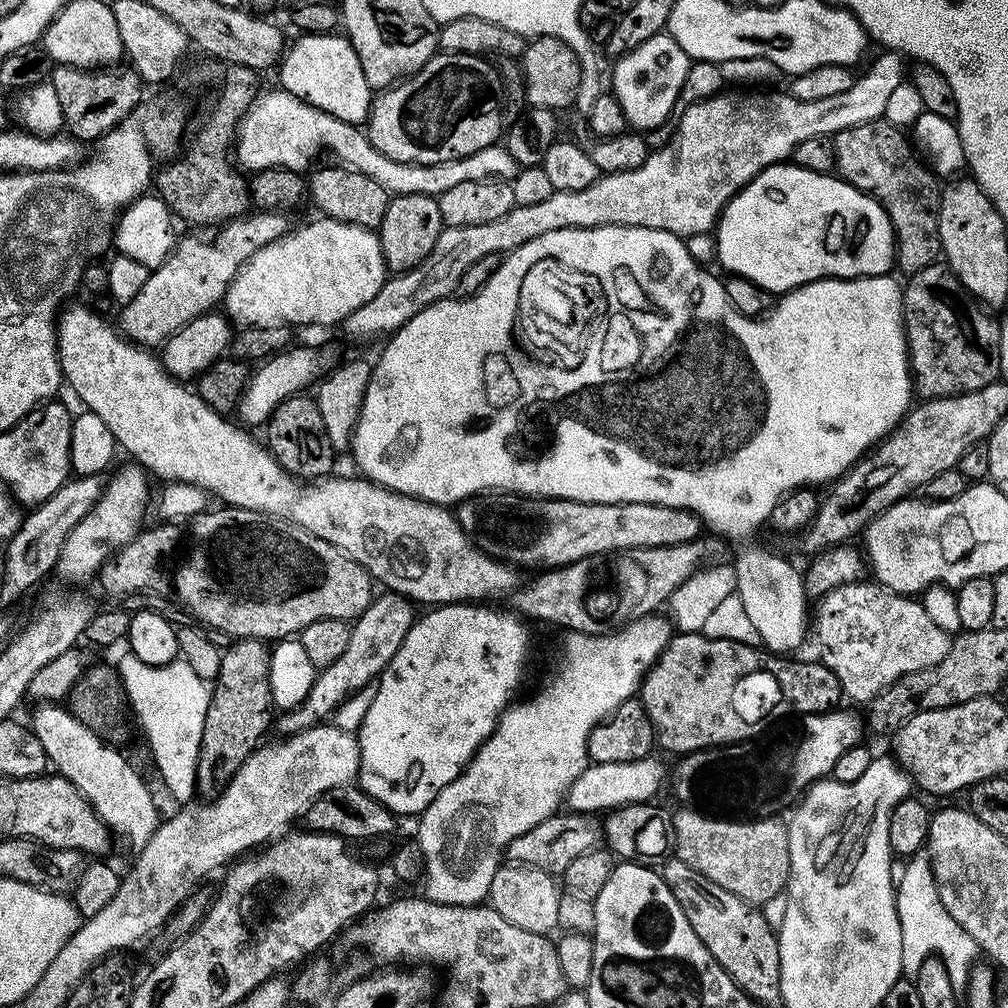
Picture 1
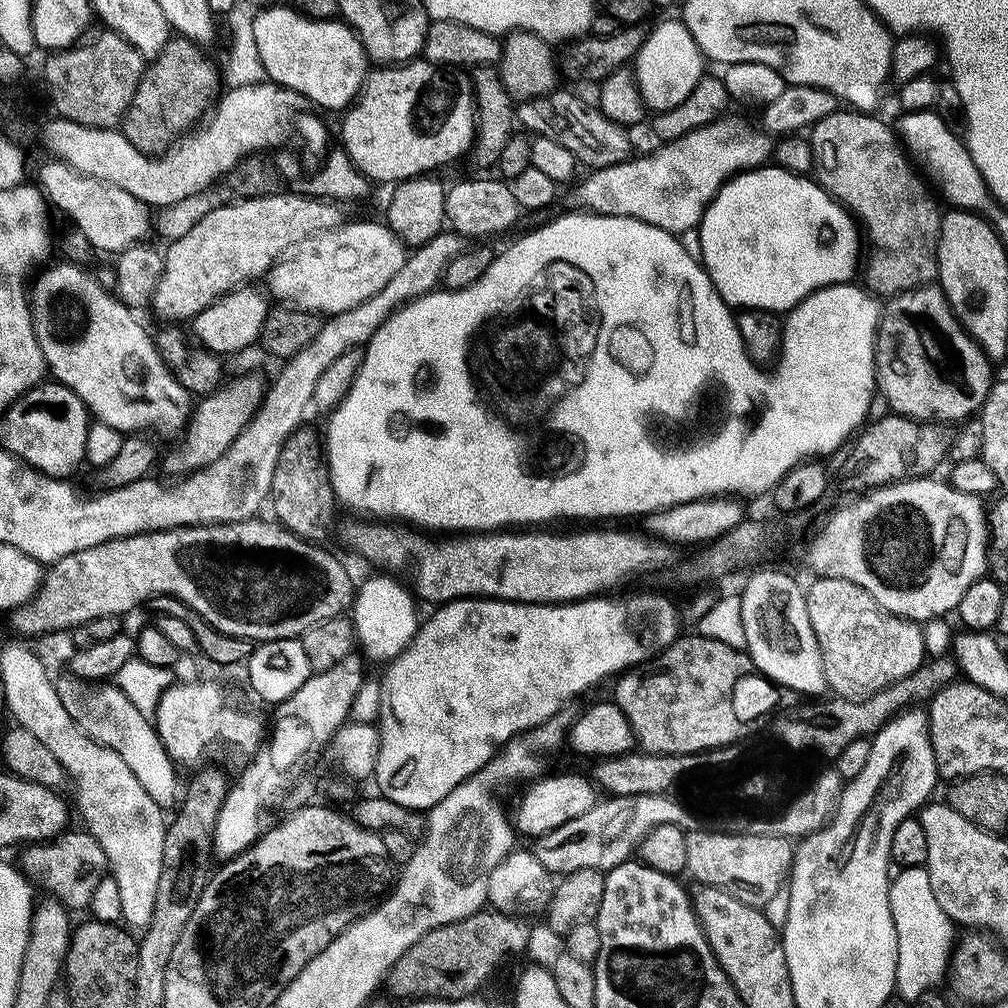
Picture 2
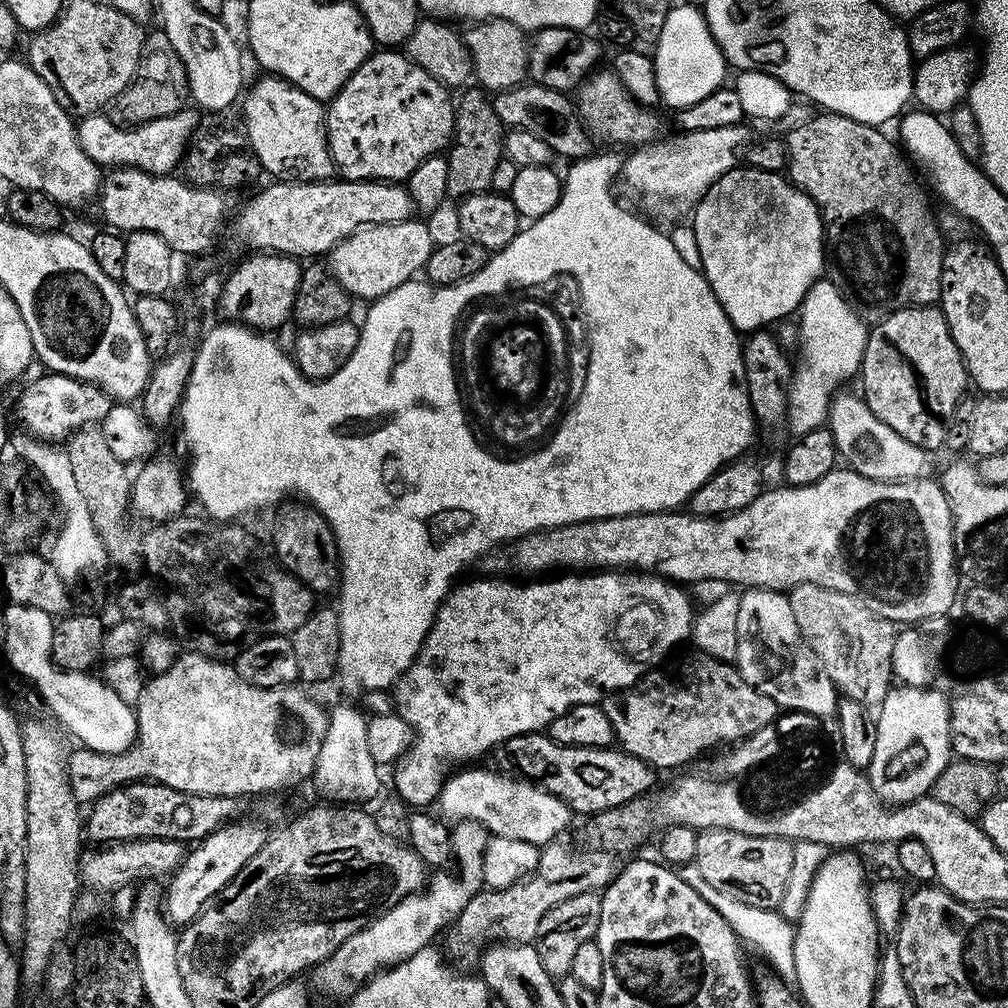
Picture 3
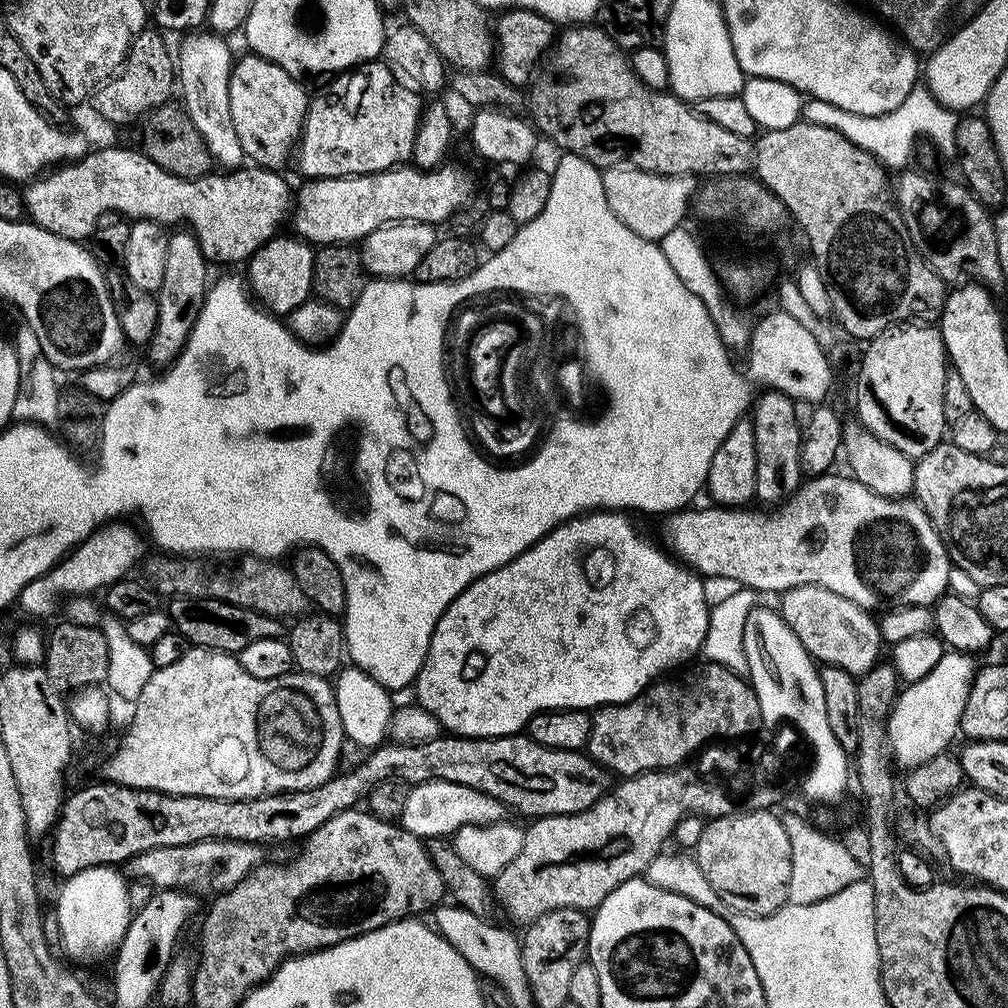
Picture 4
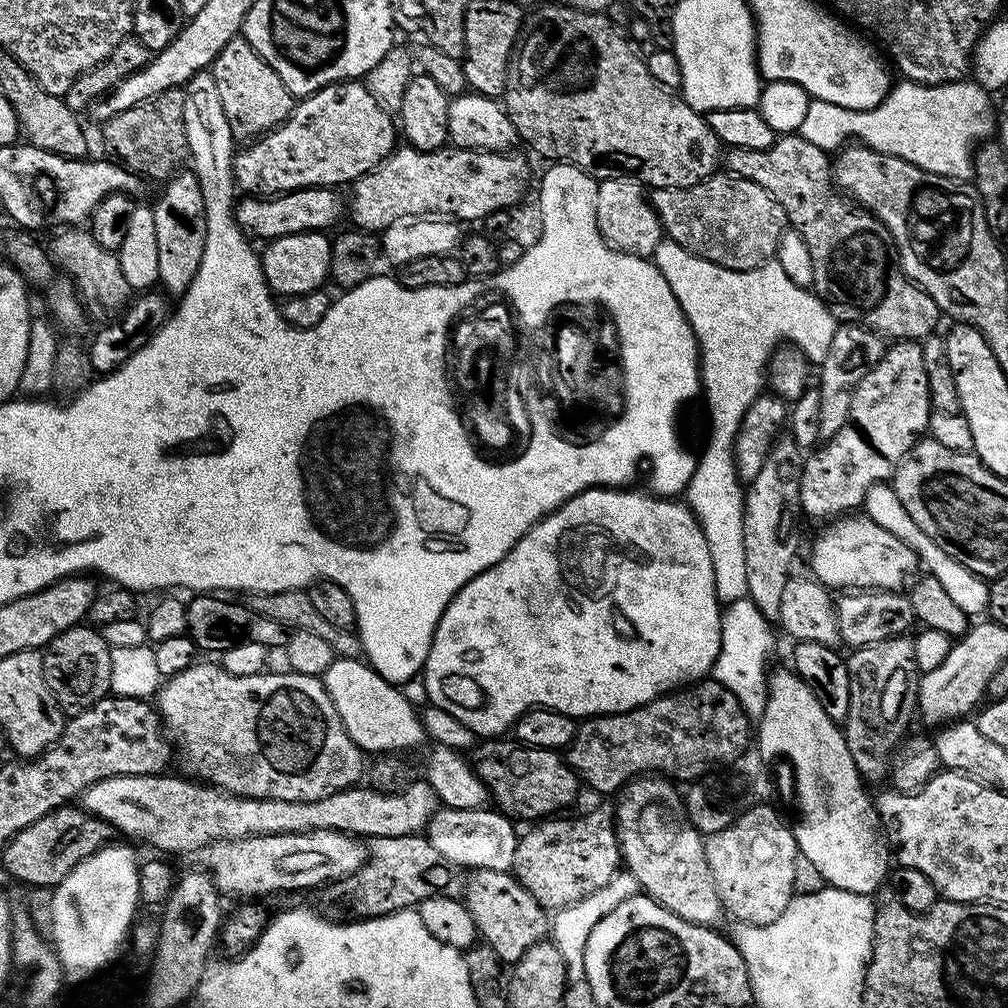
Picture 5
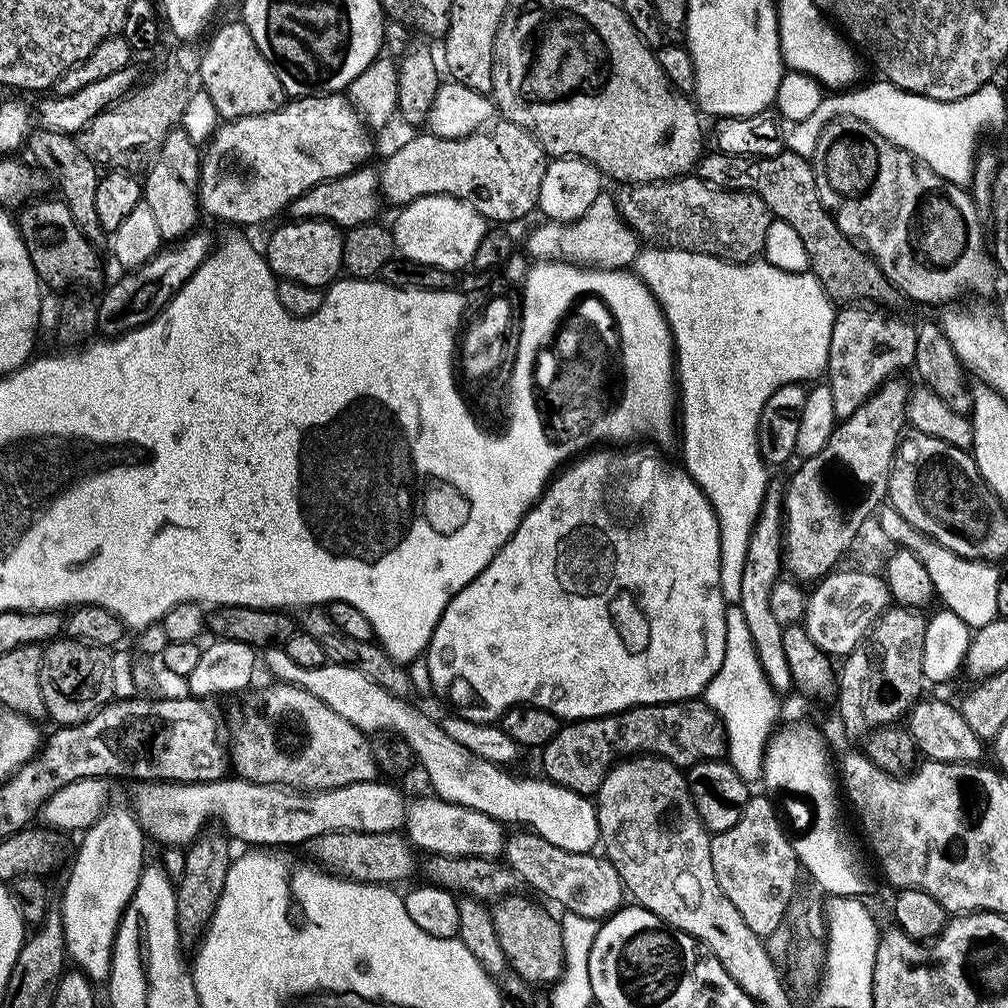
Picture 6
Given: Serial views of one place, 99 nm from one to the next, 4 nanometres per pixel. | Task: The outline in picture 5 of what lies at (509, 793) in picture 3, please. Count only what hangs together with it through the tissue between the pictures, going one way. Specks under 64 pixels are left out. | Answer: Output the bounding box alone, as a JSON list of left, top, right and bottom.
[82,775,438,854]

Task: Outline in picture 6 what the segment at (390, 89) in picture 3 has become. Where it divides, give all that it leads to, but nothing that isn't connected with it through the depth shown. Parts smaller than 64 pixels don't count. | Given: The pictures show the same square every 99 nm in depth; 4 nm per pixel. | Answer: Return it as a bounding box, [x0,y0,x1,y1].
[199,94,374,226]

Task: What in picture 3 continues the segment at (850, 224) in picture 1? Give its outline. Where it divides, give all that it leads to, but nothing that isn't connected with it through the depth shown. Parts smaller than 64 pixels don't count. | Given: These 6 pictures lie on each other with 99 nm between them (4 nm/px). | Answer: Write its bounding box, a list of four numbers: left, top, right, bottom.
[690,166,822,334]

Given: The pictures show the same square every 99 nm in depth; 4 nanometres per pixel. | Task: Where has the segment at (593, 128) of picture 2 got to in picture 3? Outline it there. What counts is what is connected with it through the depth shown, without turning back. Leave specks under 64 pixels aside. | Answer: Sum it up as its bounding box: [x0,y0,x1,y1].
[491,82,593,158]

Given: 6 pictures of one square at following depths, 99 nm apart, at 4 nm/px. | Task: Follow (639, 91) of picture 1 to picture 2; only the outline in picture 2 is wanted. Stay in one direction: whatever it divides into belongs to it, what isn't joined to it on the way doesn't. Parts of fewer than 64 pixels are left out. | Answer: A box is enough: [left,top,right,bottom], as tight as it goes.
[634,19,706,113]

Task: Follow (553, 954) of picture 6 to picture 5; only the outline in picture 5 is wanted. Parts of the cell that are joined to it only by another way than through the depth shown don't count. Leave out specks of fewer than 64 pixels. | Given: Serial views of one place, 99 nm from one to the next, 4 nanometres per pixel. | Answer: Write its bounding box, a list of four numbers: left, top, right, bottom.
[462,869,549,966]

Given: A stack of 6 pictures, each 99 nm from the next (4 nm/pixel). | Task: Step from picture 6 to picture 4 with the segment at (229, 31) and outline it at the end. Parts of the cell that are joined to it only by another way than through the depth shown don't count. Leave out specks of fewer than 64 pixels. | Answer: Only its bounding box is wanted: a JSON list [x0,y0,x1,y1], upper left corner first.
[228,54,309,170]

